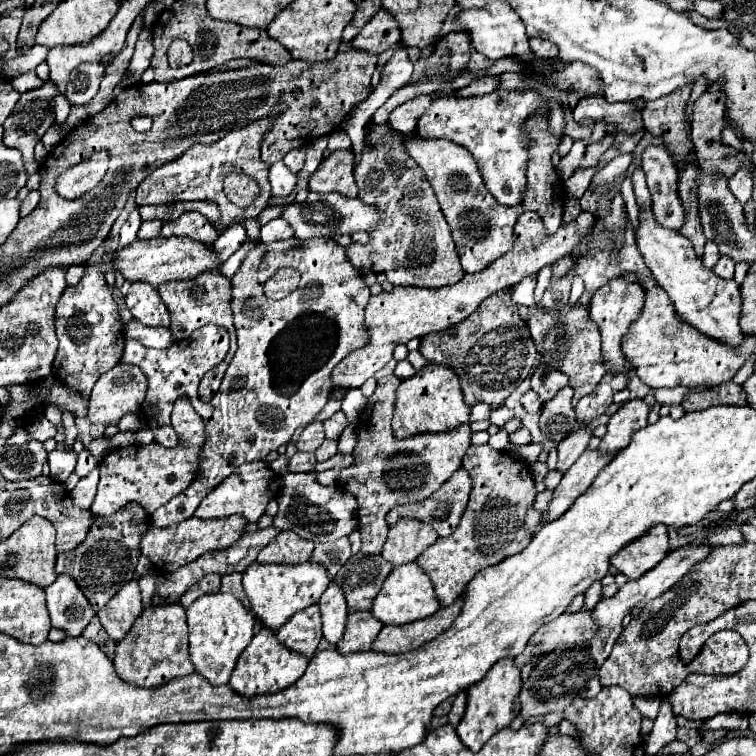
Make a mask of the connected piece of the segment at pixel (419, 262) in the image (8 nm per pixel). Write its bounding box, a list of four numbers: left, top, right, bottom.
[346,120,464,288]

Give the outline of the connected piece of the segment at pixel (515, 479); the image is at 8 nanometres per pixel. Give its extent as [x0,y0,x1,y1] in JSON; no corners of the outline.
[416,444,536,606]

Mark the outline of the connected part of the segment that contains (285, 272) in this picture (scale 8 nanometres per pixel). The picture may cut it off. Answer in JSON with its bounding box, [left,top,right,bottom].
[264,268,300,298]

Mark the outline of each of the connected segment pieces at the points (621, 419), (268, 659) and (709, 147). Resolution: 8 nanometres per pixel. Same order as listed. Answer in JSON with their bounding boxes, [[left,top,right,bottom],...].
[[600,400,648,456],[230,628,308,696],[692,92,738,178]]

